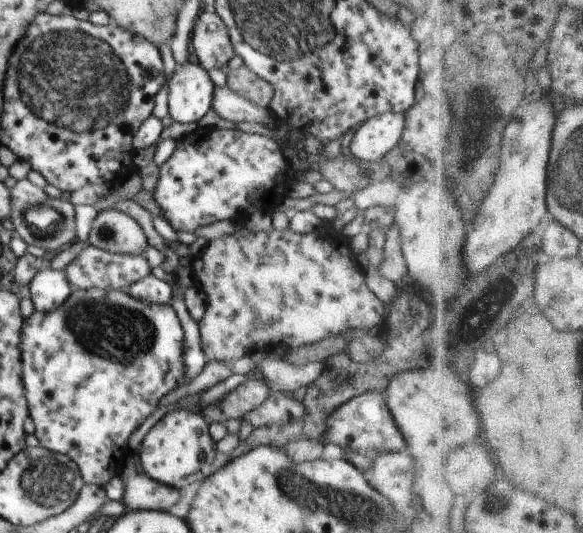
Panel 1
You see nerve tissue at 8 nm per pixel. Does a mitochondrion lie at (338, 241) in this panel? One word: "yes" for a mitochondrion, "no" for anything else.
no

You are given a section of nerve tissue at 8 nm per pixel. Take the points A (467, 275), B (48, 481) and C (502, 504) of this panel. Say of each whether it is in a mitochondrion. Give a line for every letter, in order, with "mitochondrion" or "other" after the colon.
A: other
B: mitochondrion
C: mitochondrion

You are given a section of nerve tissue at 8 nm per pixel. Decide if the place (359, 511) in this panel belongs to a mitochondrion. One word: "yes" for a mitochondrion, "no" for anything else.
yes

